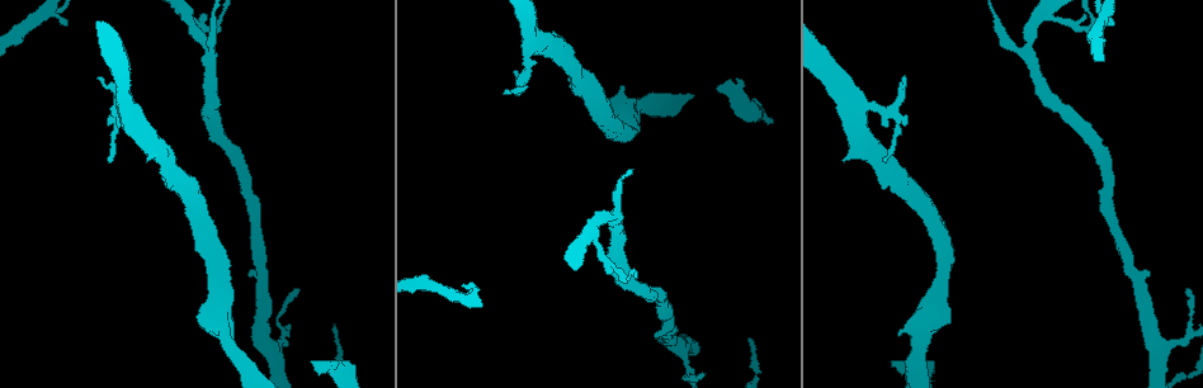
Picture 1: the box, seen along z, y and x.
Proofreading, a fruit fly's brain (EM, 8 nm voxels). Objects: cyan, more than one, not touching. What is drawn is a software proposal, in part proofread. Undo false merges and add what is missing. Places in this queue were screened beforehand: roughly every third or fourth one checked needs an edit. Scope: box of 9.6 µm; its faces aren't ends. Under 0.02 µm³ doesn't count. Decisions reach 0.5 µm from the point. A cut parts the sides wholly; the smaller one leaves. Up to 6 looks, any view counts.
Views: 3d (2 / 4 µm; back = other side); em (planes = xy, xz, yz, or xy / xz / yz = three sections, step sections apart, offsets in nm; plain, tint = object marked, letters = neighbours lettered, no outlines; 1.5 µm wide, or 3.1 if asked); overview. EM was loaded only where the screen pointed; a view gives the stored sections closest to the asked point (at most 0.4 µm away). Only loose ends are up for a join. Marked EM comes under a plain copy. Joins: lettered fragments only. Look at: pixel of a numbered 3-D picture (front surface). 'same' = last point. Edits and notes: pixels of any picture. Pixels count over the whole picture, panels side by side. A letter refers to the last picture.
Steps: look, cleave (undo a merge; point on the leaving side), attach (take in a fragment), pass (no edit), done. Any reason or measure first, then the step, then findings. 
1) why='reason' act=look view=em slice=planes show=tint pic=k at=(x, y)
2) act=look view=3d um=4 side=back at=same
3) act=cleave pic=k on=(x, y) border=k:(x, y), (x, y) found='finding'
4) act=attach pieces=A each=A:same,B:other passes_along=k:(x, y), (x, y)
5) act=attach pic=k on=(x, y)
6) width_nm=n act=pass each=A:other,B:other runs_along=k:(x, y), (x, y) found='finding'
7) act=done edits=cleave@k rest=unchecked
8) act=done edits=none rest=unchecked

why='branch stops here' act=look view=3d um=2 pic=1 at=(67, 26)

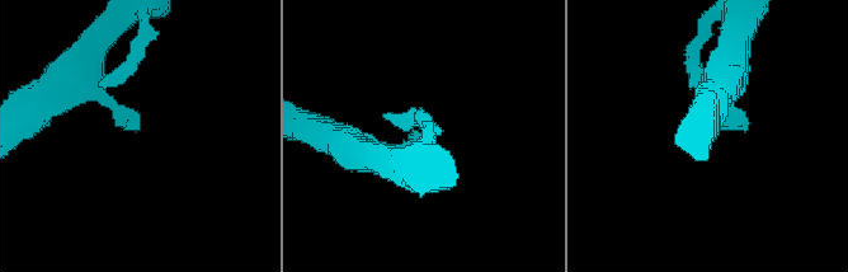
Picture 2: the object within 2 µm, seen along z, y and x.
why='now the EM' act=look view=em slice=planes show=letters pic=2 at=(137, 129)

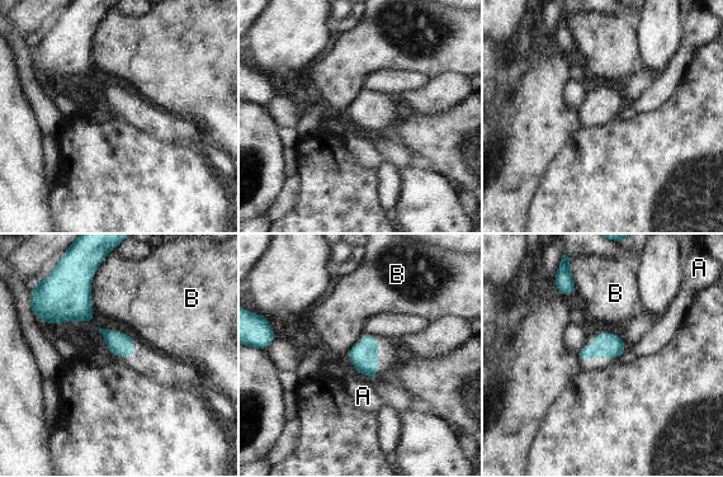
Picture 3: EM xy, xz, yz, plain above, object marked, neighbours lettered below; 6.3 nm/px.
longest_contact=B:220nm act=pass each=A:other,B:other border=3:(94, 275), (91, 280), (93, 310) found='no lettered fragment goes on from it'

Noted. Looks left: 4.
why='sharp bend' act=look view=3d um=4 pic=1 at=(1089, 25)

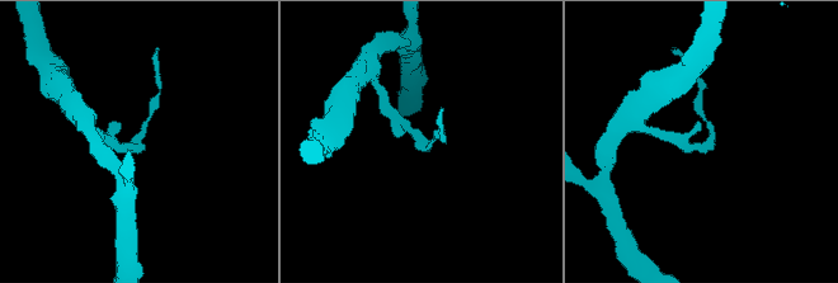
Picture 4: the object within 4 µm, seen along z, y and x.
act=look view=em slice=planes show=tint pic=4 at=(710, 142)

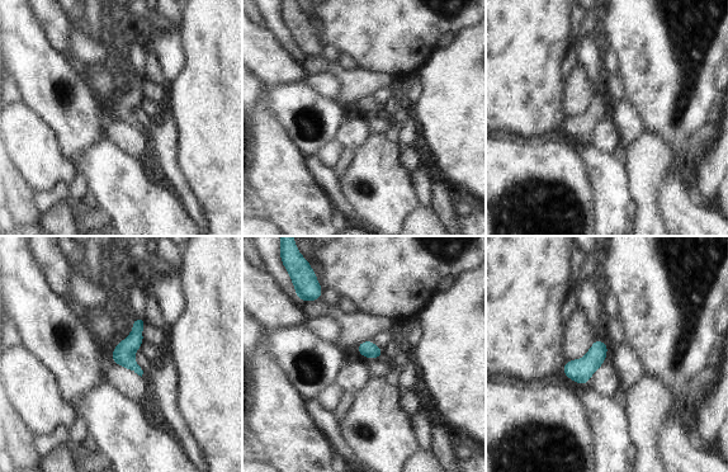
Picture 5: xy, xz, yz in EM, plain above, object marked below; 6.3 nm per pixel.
act=look view=em slice=planes show=letters at=same

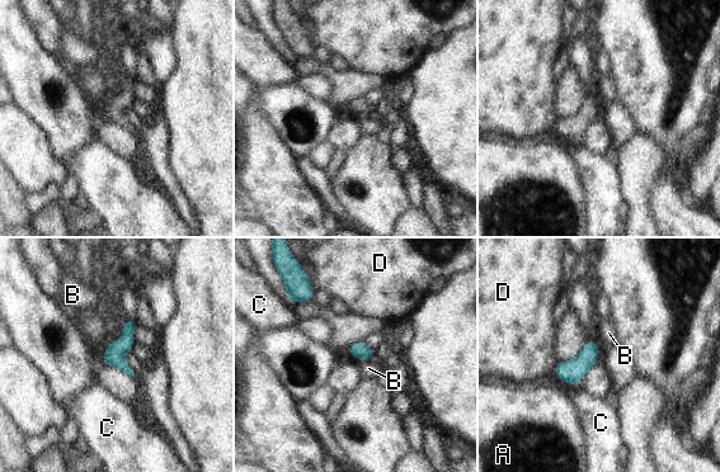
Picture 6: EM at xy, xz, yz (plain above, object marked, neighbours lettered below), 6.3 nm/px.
width_nm=110 act=pass each=A:other,B:other,C:other,D:other border=6:(373, 358), (360, 360) found='one neuron here'

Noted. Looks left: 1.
act=done edits=none rest=unchecked

